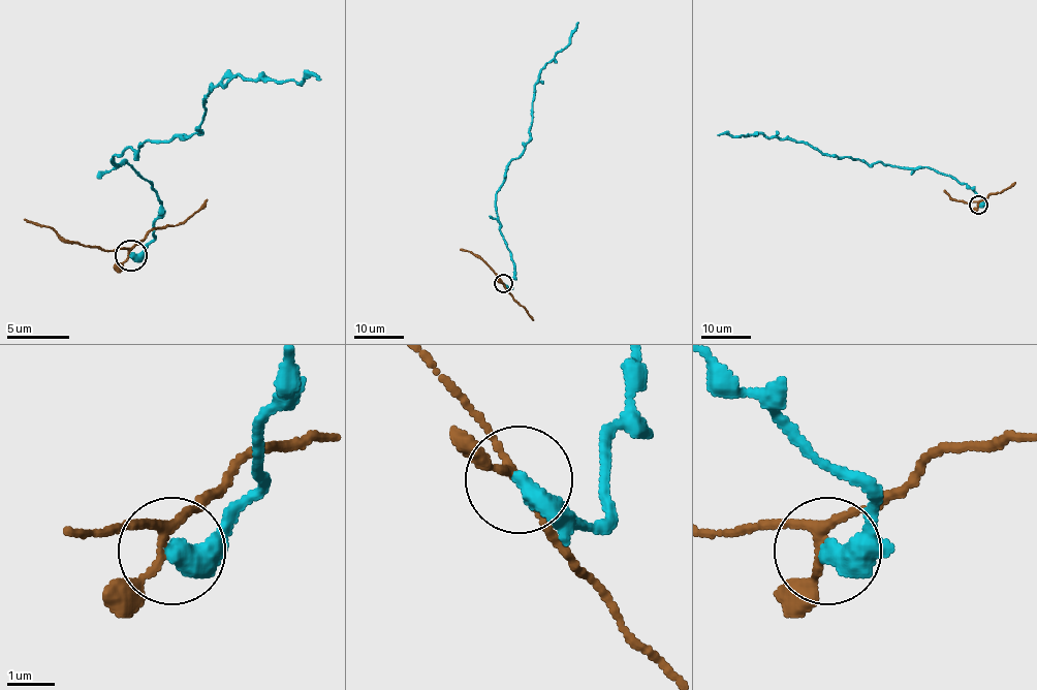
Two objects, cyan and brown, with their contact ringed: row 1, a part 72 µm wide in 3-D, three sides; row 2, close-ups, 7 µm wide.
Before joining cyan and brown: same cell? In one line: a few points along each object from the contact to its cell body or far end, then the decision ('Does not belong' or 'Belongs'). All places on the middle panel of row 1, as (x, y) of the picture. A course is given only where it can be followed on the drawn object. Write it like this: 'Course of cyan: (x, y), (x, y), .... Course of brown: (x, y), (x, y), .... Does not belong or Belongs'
Course of cyan: (503, 283), (511, 287), (514, 263), (496, 194), (507, 165), (530, 137), (540, 70), (568, 44), (578, 22). Course of brown: (502, 283), (482, 259), (460, 249). Does not belong

